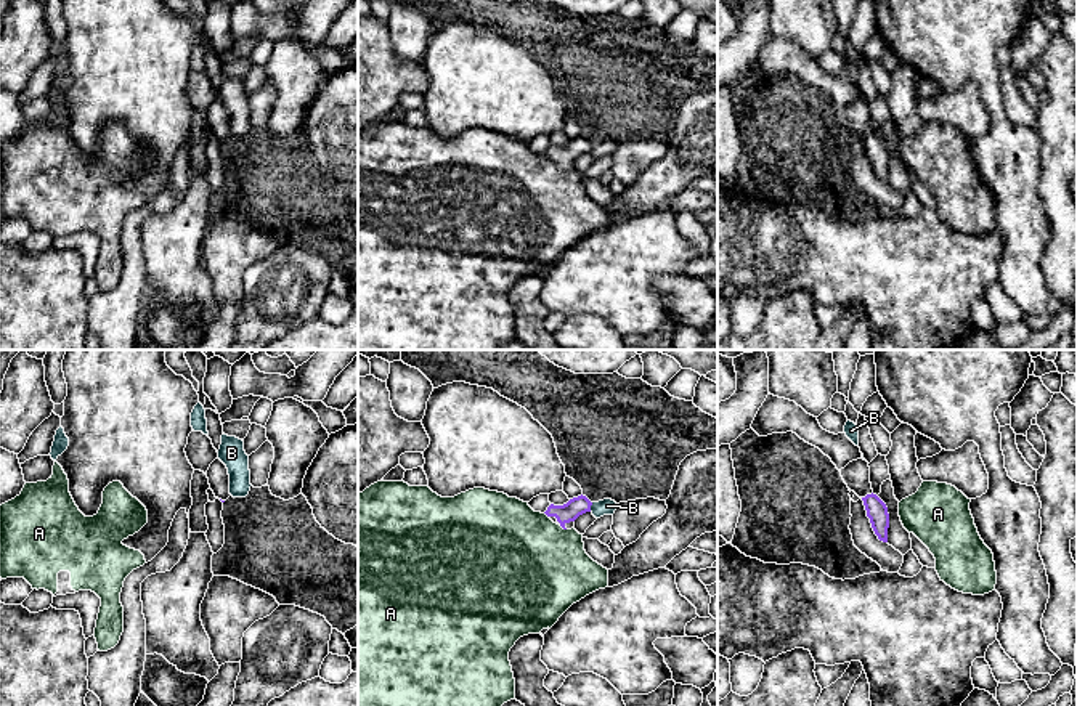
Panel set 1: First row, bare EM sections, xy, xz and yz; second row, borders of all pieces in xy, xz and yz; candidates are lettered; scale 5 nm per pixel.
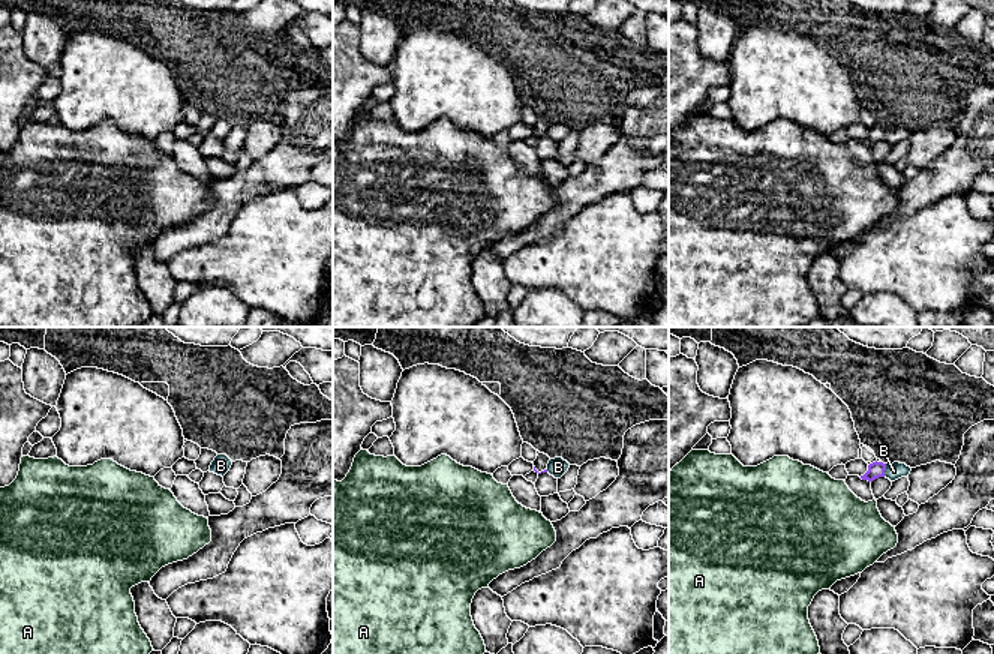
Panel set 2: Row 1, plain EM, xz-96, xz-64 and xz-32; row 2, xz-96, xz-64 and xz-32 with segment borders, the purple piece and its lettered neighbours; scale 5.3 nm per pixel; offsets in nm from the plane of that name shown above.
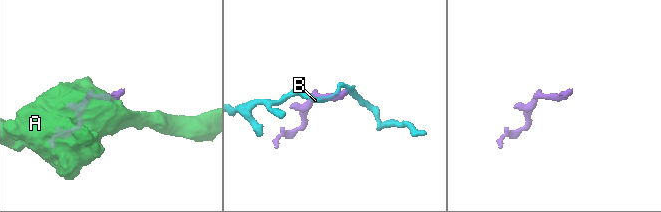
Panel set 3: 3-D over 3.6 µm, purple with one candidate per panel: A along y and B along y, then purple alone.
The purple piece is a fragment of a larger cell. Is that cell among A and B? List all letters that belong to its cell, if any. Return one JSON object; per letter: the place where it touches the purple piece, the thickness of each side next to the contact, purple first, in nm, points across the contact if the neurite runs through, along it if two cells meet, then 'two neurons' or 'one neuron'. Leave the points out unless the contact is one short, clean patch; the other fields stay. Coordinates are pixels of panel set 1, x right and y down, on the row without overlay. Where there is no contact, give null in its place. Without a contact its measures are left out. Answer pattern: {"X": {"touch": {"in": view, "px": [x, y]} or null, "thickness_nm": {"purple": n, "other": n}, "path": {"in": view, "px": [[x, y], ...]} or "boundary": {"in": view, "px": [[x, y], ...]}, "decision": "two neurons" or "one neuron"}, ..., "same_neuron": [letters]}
{"A": {"touch": {"in": "xz", "px": [562, 167]}, "thickness_nm": {"purple": 100, "other": 500}, "decision": "two neurons"}, "B": {"touch": {"in": "xz", "px": [589, 148]}, "thickness_nm": {"purple": 100, "other": 80}, "boundary": {"in": "xz", "px": [[593, 143], [589, 151]]}, "decision": "two neurons"}, "same_neuron": []}

